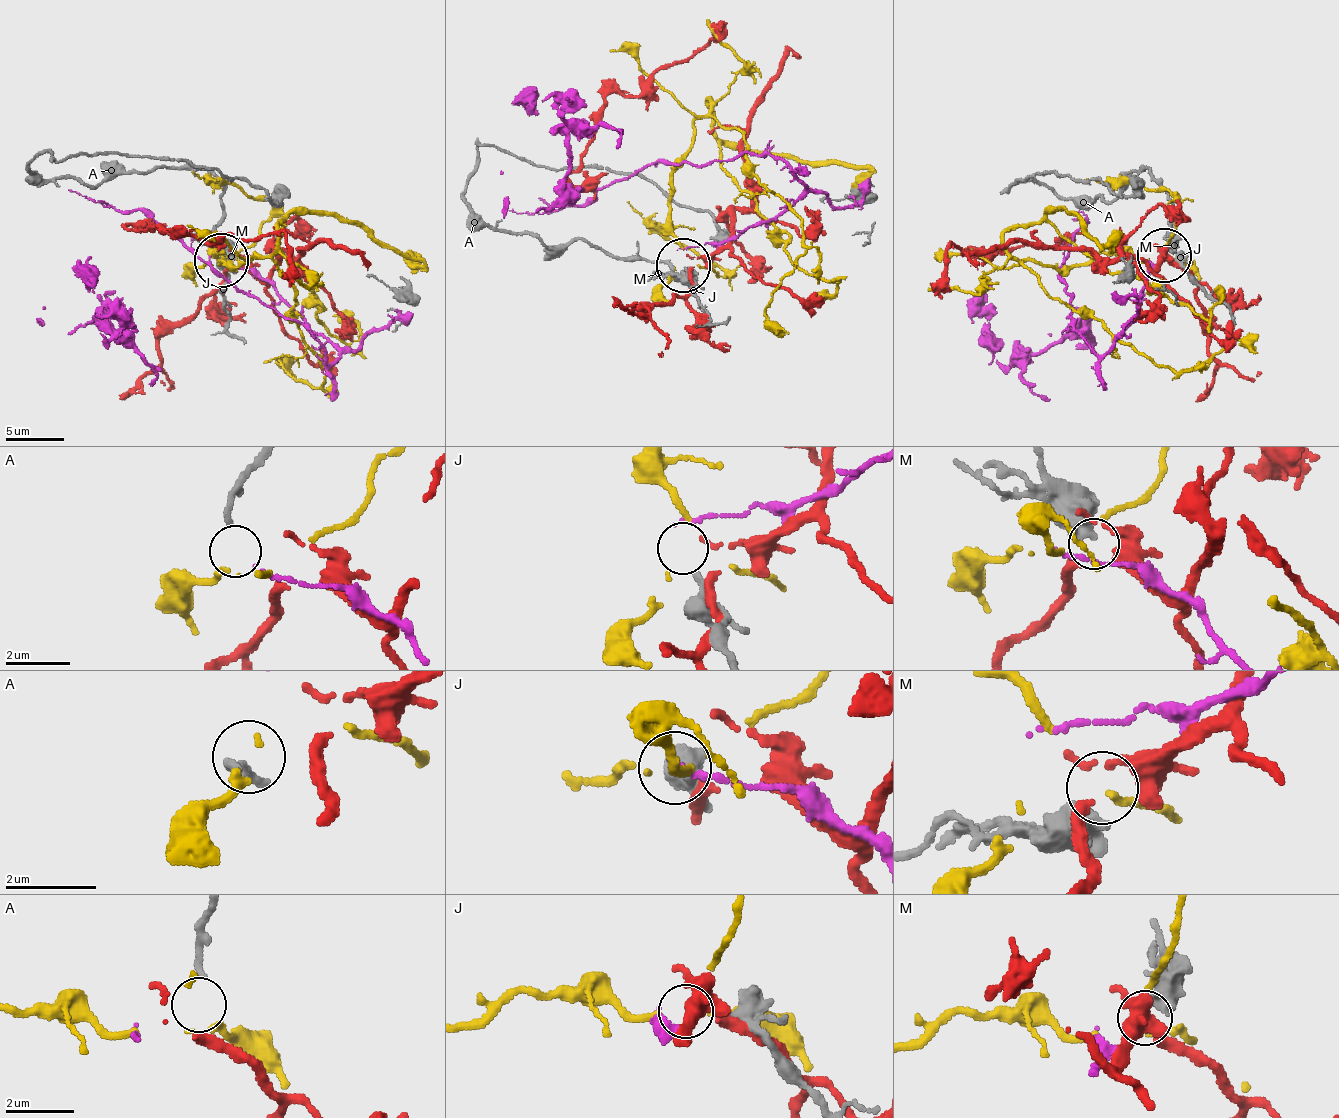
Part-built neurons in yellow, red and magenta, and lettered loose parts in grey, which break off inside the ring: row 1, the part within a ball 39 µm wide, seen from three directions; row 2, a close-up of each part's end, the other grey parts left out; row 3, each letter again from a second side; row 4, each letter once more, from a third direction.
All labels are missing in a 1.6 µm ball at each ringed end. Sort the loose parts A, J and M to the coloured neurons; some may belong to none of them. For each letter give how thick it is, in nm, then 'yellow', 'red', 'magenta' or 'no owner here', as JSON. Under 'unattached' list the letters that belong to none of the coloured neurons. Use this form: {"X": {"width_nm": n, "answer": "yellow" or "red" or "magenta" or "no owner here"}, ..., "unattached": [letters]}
{"A": {"width_nm": 190, "answer": "no owner here"}, "J": {"width_nm": 240, "answer": "no owner here"}, "M": {"width_nm": 650, "answer": "red"}, "unattached": ["A", "J"]}

